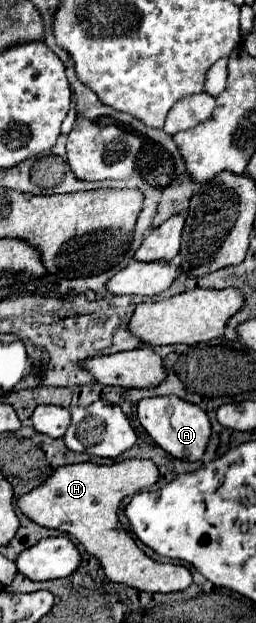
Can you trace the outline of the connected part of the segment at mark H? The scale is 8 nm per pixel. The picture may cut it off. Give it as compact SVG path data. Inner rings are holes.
M125 459L111 465L75 463L55 469L37 489L17 497L17 507L33 523L67 533L81 543L89 555L93 555L109 581L121 583L147 593L171 593L183 591L191 585L191 573L183 565L163 565L147 557L137 543L121 529L117 519L119 503L125 495L133 495L139 489L151 487L159 477L155 463L147 459Z

